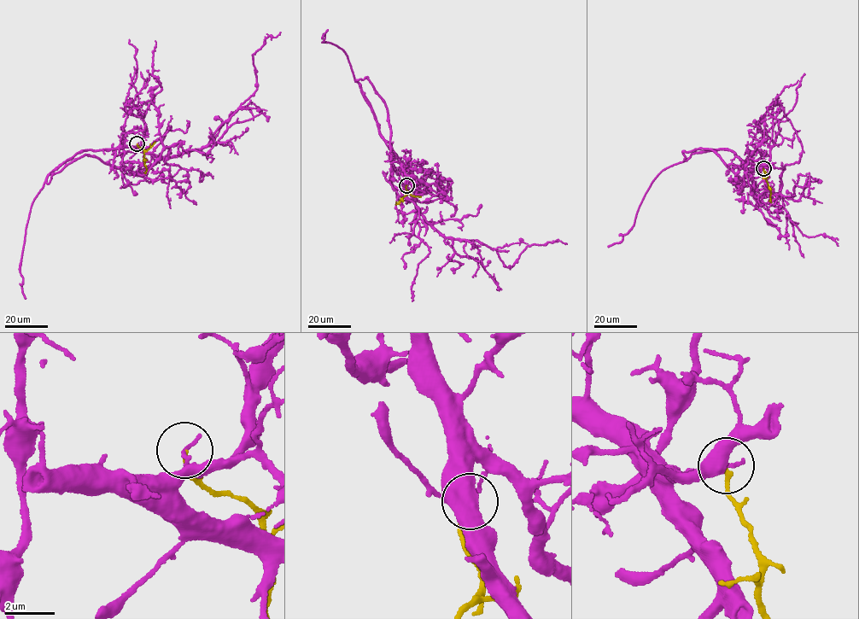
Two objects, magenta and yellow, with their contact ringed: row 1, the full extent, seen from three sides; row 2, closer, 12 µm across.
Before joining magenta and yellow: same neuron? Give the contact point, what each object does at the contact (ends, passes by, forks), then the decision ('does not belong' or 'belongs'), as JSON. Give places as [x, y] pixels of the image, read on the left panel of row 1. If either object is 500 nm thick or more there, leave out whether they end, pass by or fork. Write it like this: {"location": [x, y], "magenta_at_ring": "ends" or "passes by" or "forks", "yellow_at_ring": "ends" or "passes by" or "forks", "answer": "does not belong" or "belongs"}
{"location": [137, 143], "magenta_at_ring": "ends", "yellow_at_ring": "ends", "answer": "does not belong"}

